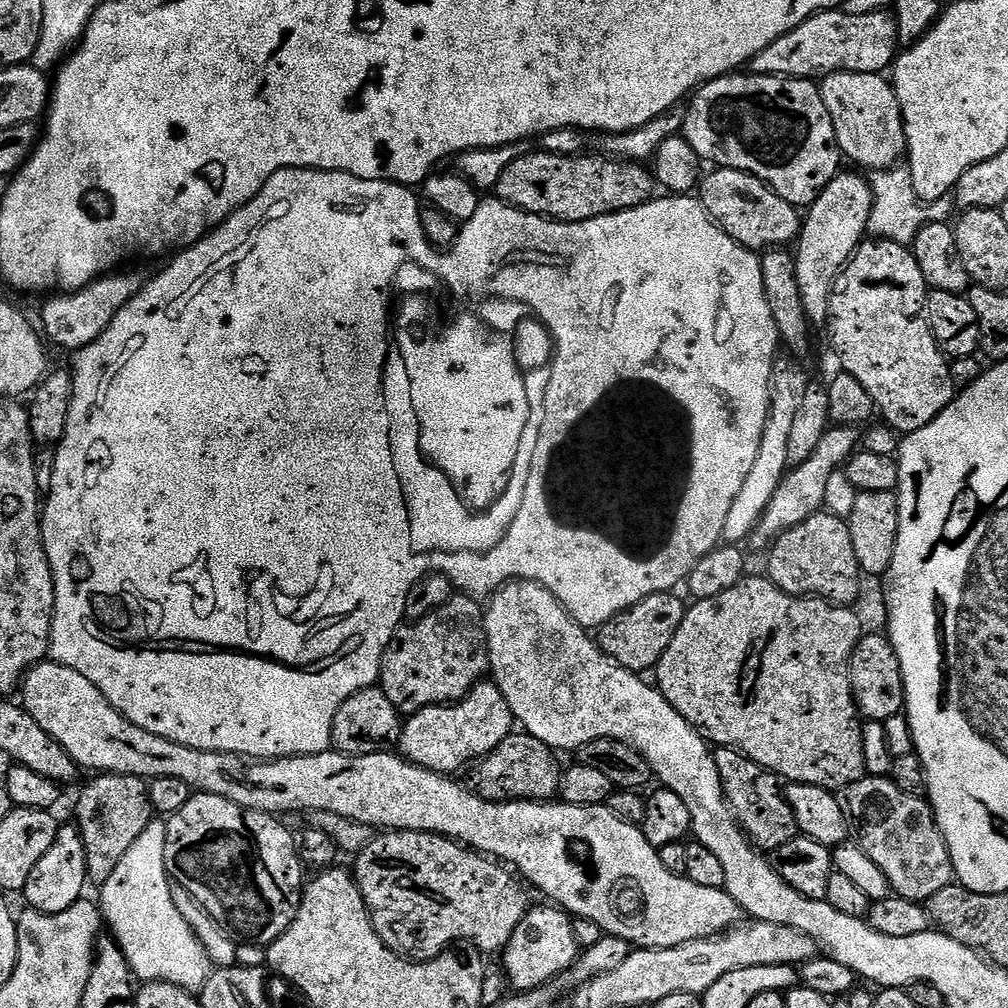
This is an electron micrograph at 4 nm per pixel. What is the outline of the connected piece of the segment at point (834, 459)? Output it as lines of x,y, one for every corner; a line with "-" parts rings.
833,425
830,426
818,442
817,449
814,450
806,462
795,465
786,475
774,492
773,498
768,503
763,512
759,526
753,533
752,540
758,544
767,545
774,537
797,525
798,522
805,521
806,518
823,509
823,504
828,492
830,476
844,464
847,463
852,453
857,451
861,441
861,433
853,425

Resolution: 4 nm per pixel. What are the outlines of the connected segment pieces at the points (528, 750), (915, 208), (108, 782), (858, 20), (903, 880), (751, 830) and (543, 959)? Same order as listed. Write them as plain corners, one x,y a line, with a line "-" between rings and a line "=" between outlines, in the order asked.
520,730
494,746
494,750
490,750
490,754
483,756
471,769
470,787
477,796
495,804
504,804
507,800
552,802
557,799
562,775
562,764
556,759
558,756
553,749
=
893,166
873,171
870,183
872,186
872,209
867,230
869,237
908,246
918,234
918,230
922,230
922,226
934,222
948,222
953,219
956,210
955,197
949,193
936,201
924,203
915,193
914,186
911,184
911,174
907,167
=
100,774
92,780
80,792
80,801
76,804
76,817
74,823
80,829
82,842
86,846
86,870
89,881
96,886
102,886
110,874
122,862
122,854
134,846
134,841
142,835
142,830
152,828
154,813
152,803
148,797
148,784
139,776
113,776
111,774
=
829,10
806,18
806,22
770,42
762,54
754,57
750,68
757,76
787,76
816,82
834,72
880,74
891,69
897,55
896,17
891,11
850,16
843,10
=
869,776
854,782
850,786
839,789
842,814
848,819
848,831
851,839
871,858
886,874
895,895
907,900
927,902
931,896
938,894
947,884
953,883
952,859
946,846
946,838
936,825
936,815
927,799
911,796
902,790
887,776
=
717,747
712,757
718,766
720,781
724,783
724,797
728,799
729,808
744,835
761,853
771,854
778,850
778,846
786,846
786,842
798,835
794,810
790,810
780,777
758,766
758,762
742,755
736,748
=
559,906
552,908
529,907
528,912
522,918
518,930
510,938
502,953
504,959
504,972
508,980
513,984
517,993
533,992
536,988
542,988
561,976
582,949
576,942
573,917

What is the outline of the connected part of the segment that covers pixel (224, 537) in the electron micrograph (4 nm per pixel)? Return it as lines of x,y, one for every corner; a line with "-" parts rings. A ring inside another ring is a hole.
283,168
283,169
282,169
282,170
278,170
278,171
277,171
277,172
275,172
275,174
273,174
273,176
271,176
271,178
270,178
270,179
268,179
268,181
266,181
266,183
264,183
264,184
263,184
263,185
262,185
262,186
261,186
261,187
260,187
260,189
259,189
259,190
258,190
258,194
257,194
257,195
256,195
256,196
255,196
255,197
254,197
254,198
250,198
250,202
246,202
246,206
242,206
242,207
241,207
241,208
240,208
240,209
239,209
239,210
238,210
238,211
237,211
237,212
235,212
235,213
234,213
234,214
230,214
230,218
226,218
226,219
225,219
225,220
223,220
223,222
221,222
221,224
220,224
220,225
218,225
218,226
217,226
217,228
213,228
213,229
212,229
212,231
211,231
211,232
209,232
209,233
208,233
208,235
206,235
206,236
204,236
204,237
202,237
202,239
200,239
200,240
199,240
199,242
198,242
198,243
196,243
196,244
194,244
194,245
192,245
192,247
191,247
191,248
185,248
185,249
183,249
183,251
181,251
181,252
180,252
180,253
179,253
179,255
177,255
177,256
176,256
176,257
175,257
175,259
176,259
176,258
177,258
177,260
176,260
176,261
174,261
174,262
173,262
173,264
172,264
172,265
170,265
170,266
169,266
169,268
164,268
164,269
162,269
162,270
161,270
161,272
160,272
160,273
158,273
158,274
157,274
157,276
156,276
156,277
154,277
154,278
153,278
153,280
152,280
152,281
150,281
150,282
149,282
149,284
148,284
148,281
147,281
147,283
145,283
145,284
144,284
144,285
143,285
143,287
141,287
141,290
140,290
140,292
139,292
139,294
138,294
138,295
137,295
137,296
135,296
135,297
134,297
134,299
132,299
132,300
131,300
131,301
130,301
130,302
126,302
126,306
122,306
122,310
118,310
118,314
117,314
117,315
116,315
116,317
115,317
115,318
114,318
114,322
110,322
110,326
106,326
106,330
105,330
105,331
104,331
104,332
103,332
103,333
102,333
102,335
100,335
100,336
99,336
99,338
98,338
98,339
97,339
97,340
95,340
95,341
94,341
94,342
90,342
90,346
86,346
86,347
85,347
85,348
81,348
81,349
80,349
80,351
79,351
79,352
77,352
77,353
75,353
75,356
74,356
74,359
73,359
73,360
76,360
76,361
74,361
74,362
73,362
73,364
72,364
72,365
70,365
70,371
71,371
71,374
72,374
72,401
71,401
71,402
70,402
70,418
66,418
66,430
65,430
65,431
64,431
64,437
62,437
62,439
61,439
61,440
60,440
60,442
59,442
59,445
58,445
58,447
57,447
57,448
56,448
56,449
55,449
55,454
56,454
56,461
55,461
55,462
54,462
54,478
53,478
53,479
52,479
52,481
51,481
51,482
50,482
50,490
49,490
49,491
48,491
48,493
47,493
47,494
46,494
46,503
45,503
45,504
44,504
44,505
43,505
43,508
42,508
42,519
41,519
41,522
40,522
40,533
41,533
41,534
42,534
42,538
43,538
43,539
44,539
44,549
45,549
45,550
46,550
46,554
47,554
47,555
48,555
48,561
49,561
49,562
50,562
50,570
51,570
51,571
52,571
52,577
53,577
53,578
54,578
54,594
55,594
55,595
56,595
56,608
55,608
55,610
53,610
53,612
52,612
52,637
51,637
51,638
50,638
50,646
49,646
49,647
48,647
48,651
49,651
49,653
50,653
50,656
51,656
51,659
52,659
52,660
53,660
53,661
55,661
55,663
57,663
57,664
61,664
61,665
62,665
62,666
70,666
70,670
78,670
78,674
82,674
82,678
86,678
86,679
88,679
88,680
89,680
89,682
94,682
94,686
98,686
98,690
102,690
102,694
103,694
103,695
104,695
104,697
105,697
105,698
106,698
106,702
110,702
110,706
114,706
114,710
118,710
118,711
119,711
119,712
120,712
120,713
122,713
122,714
123,714
123,716
125,716
125,717
126,717
126,719
127,719
127,720
128,720
128,721
129,721
129,722
130,722
130,723
132,723
132,724
133,724
133,725
134,725
134,726
142,726
142,730
150,730
150,734
158,734
158,735
159,735
159,736
161,736
161,737
162,737
162,738
170,738
170,742
174,742
174,743
175,743
175,744
181,744
181,745
182,745
182,746
190,746
190,747
191,747
191,748
193,748
193,749
194,749
194,750
206,750
206,751
207,751
207,752
229,752
229,753
230,753
230,754
238,754
238,755
239,755
239,756
242,756
242,757
245,757
245,758
247,758
247,759
249,759
249,760
281,760
281,759
282,759
282,758
286,758
286,757
287,757
287,756
309,756
309,755
310,755
310,754
322,754
322,753
323,753
323,752
327,752
327,751
329,751
329,749
331,749
331,748
332,748
332,727
333,727
333,726
334,726
334,718
335,718
335,717
336,717
336,715
337,715
337,714
338,714
338,710
339,710
339,709
340,709
340,707
341,707
341,706
342,706
342,702
346,702
346,698
350,698
350,697
351,697
351,696
353,696
353,695
354,695
354,694
358,694
358,693
359,693
359,692
361,692
361,691
362,691
362,690
366,690
366,689
367,689
367,688
370,688
370,687
373,687
373,685
375,685
375,684
376,684
376,683
377,683
377,681
378,681
378,684
379,684
379,687
381,687
381,688
383,688
383,690
384,690
384,693
385,693
385,694
386,694
386,698
390,698
390,702
394,702
394,706
395,706
395,707
396,707
396,709
398,709
398,711
399,711
399,712
400,712
400,713
401,713
401,714
411,714
411,713
414,713
414,712
420,712
420,711
422,711
422,709
424,709
424,708
432,708
432,707
433,707
433,706
435,706
435,704
455,704
455,703
456,703
456,701
458,701
458,700
465,700
465,698
467,698
467,697
468,697
468,695
469,695
469,694
470,694
470,693
471,693
471,692
472,692
472,687
474,687
474,686
475,686
475,684
478,684
478,683
481,683
481,681
483,681
483,680
484,680
484,679
485,679
485,677
487,677
487,676
488,676
488,675
489,675
489,672
490,672
490,669
489,669
489,667
488,667
488,639
487,639
487,638
486,638
486,630
485,630
485,629
484,629
484,614
485,614
485,609
484,609
484,608
483,608
483,607
481,607
481,605
480,605
480,608
479,608
479,606
478,606
478,605
476,605
476,604
475,604
475,602
474,602
474,601
472,601
472,600
471,600
471,598
470,598
470,597
468,597
468,596
460,596
460,594
453,594
453,595
452,595
452,597
451,597
451,598
450,598
450,602
449,602
449,603
448,603
448,604
447,604
447,605
446,605
446,606
442,606
442,607
441,607
441,608
439,608
439,609
438,609
438,610
434,610
434,614
426,614
426,618
422,618
422,619
421,619
421,620
418,620
418,621
415,621
415,622
412,622
412,623
409,623
409,624
408,624
408,625
407,625
407,626
404,626
404,627
408,627
408,628
400,628
400,629
398,629
398,630
397,630
397,632
396,632
396,627
398,627
398,626
399,626
399,624
402,624
402,621
403,621
403,620
404,620
404,607
405,607
405,606
406,606
406,594
410,594
410,590
414,590
414,586
415,586
415,585
416,585
416,584
417,584
417,583
418,583
418,581
420,581
420,580
421,580
421,579
422,579
422,577
424,577
424,576
427,576
427,575
429,575
429,574
439,574
439,575
441,575
441,576
446,576
446,577
447,577
447,578
448,578
448,581
449,581
449,582
450,582
450,583
451,583
451,584
452,584
452,587
453,587
453,589
456,589
456,590
459,590
459,591
460,591
460,588
461,588
461,590
462,590
462,591
464,591
464,592
469,592
469,594
470,594
470,595
472,595
472,596
484,596
484,597
483,597
483,598
488,598
488,597
491,597
491,595
492,595
492,593
493,593
493,592
496,592
496,591
498,591
498,589
499,589
499,588
501,588
501,586
503,586
503,584
506,584
506,583
508,583
508,581
510,581
510,580
532,580
532,581
534,581
534,583
536,583
536,584
540,584
540,585
541,585
541,586
543,586
543,588
545,588
545,589
546,589
546,590
550,590
550,594
554,594
554,598
558,598
558,602
559,602
559,603
560,603
560,605
561,605
561,606
562,606
562,607
563,607
563,608
564,608
564,609
566,609
566,610
567,610
567,612
568,612
568,615
569,615
569,616
571,616
571,617
572,617
572,619
574,619
574,620
577,620
577,622
579,622
579,624
581,624
581,626
582,626
582,627
583,627
583,628
586,628
586,629
589,629
589,630
596,630
596,629
599,629
599,627
600,627
600,625
601,625
601,624
605,624
605,622
607,622
607,620
609,620
609,618
610,618
610,617
611,617
611,616
616,616
616,615
618,615
618,613
619,613
619,612
621,612
621,611
622,611
622,610
626,610
626,609
627,609
627,608
629,608
629,607
630,607
630,606
634,606
634,605
635,605
635,604
637,604
637,603
638,603
638,602
642,602
642,601
643,601
643,600
645,600
645,598
647,598
647,596
649,596
649,595
650,595
650,594
658,594
658,593
659,593
659,592
667,592
667,591
669,591
669,589
672,589
672,590
676,590
676,589
679,589
679,587
678,587
678,586
679,586
679,584
680,584
680,587
681,587
681,585
683,585
683,584
684,584
684,583
685,583
685,581
687,581
687,579
688,579
688,576
689,576
689,575
690,575
690,574
691,574
691,573
692,573
692,571
693,571
693,570
694,570
694,566
695,566
695,565
696,565
696,564
697,564
697,563
698,563
698,562
699,562
699,561
700,561
700,560
701,560
701,558
703,558
703,556
705,556
705,555
706,555
706,554
710,554
710,553
711,553
711,552
712,552
712,551
713,551
713,550
714,550
714,549
716,549
716,548
717,548
717,546
718,546
718,545
719,545
719,544
720,544
720,543
721,543
721,540
722,540
722,537
723,537
723,535
724,535
724,527
725,527
725,526
726,526
726,514
727,514
727,513
728,513
728,511
730,511
730,506
731,506
731,505
732,505
732,504
733,504
733,503
734,503
734,498
735,498
735,496
736,496
736,495
737,495
737,494
738,494
738,489
739,489
739,488
740,488
740,487
741,487
741,486
742,486
742,482
743,482
743,480
745,480
745,478
746,478
746,474
750,474
750,465
751,465
751,464
752,464
752,463
754,463
754,457
755,457
755,456
756,456
756,455
758,455
758,442
762,442
762,430
763,430
763,429
764,429
764,427
765,427
765,426
766,426
766,418
767,418
767,417
768,417
768,403
769,403
769,402
770,402
770,394
771,394
771,393
772,393
772,390
771,390
771,387
772,387
772,367
773,367
773,366
775,366
775,365
776,365
776,362
777,362
777,359
778,359
778,353
776,353
776,347
778,347
778,346
779,346
779,347
781,347
781,344
782,344
782,337
781,337
781,335
780,335
780,333
779,333
779,332
777,332
777,330
776,330
776,323
775,323
775,322
774,322
774,318
773,318
773,317
772,317
772,315
771,315
771,314
770,314
770,306
769,306
769,305
768,305
768,303
767,303
767,302
766,302
766,294
765,294
765,293
764,293
764,290
763,290
763,288
761,288
761,286
760,286
760,256
759,256
759,255
757,255
757,253
756,253
756,252
755,252
755,251
753,251
753,249
751,249
751,248
743,248
743,246
741,246
741,244
739,244
739,243
738,243
738,242
734,242
734,241
733,241
733,240
729,240
729,238
728,238
728,235
727,235
727,234
726,234
726,233
725,233
725,232
721,232
721,230
720,230
720,225
719,225
719,224
717,224
717,223
715,223
715,222
714,222
714,221
713,221
713,219
712,219
712,217
711,217
711,216
709,216
709,215
708,215
708,211
707,211
707,210
705,210
705,208
704,208
704,206
703,206
703,204
701,204
701,203
700,203
700,201
699,201
699,199
696,199
696,198
693,198
693,197
692,197
692,196
691,196
691,195
673,195
673,194
664,194
664,195
662,195
662,196
664,196
664,197
662,197
662,198
661,198
661,200
659,200
659,198
653,198
653,199
650,199
650,200
648,200
648,201
647,201
647,202
646,202
646,203
645,203
645,204
643,204
643,205
642,205
642,206
638,206
638,207
637,207
637,208
627,208
627,209
626,209
626,210
622,210
622,211
621,211
621,212
611,212
611,213
610,213
610,214
606,214
606,215
605,215
605,216
599,216
599,217
598,217
598,218
590,218
590,219
589,219
589,220
583,220
583,221
582,221
582,222
574,222
574,223
573,223
573,224
566,224
566,223
564,223
564,221
563,221
563,220
549,220
549,219
548,219
548,217
546,217
546,216
539,216
539,215
538,215
538,214
530,214
530,213
529,213
529,212
524,212
524,211
522,211
522,210
521,210
521,209
520,209
520,208
515,208
515,207
514,207
514,206
510,206
510,205
509,205
509,204
508,204
508,203
507,203
507,202
506,202
506,201
504,201
504,200
501,200
501,199
499,199
499,198
491,198
491,199
492,199
492,200
488,200
488,198
484,198
484,199
481,199
481,201
480,201
480,205
479,205
479,206
478,206
478,208
477,208
477,210
476,210
476,211
475,211
475,213
474,213
474,216
473,216
473,217
472,217
472,218
470,218
470,219
469,219
469,220
468,220
468,221
466,221
466,222
464,222
464,223
461,223
461,224
460,224
460,233
459,233
459,234
457,234
457,236
456,236
456,241
454,241
454,243
453,243
453,244
452,244
452,246
451,246
451,248
449,248
449,249
447,249
447,252
446,252
446,254
445,254
445,253
444,253
444,252
443,252
443,251
440,251
440,250
437,250
437,249
435,249
435,248
433,248
433,247
432,247
432,243
431,243
431,242
430,242
430,241
429,241
429,240
428,240
428,239
427,239
427,238
426,238
426,234
425,234
425,233
424,233
424,231
423,231
423,230
422,230
422,222
421,222
421,221
420,221
420,210
421,210
421,207
422,207
422,204
421,204
421,201
420,201
420,200
419,200
419,199
418,199
418,196
417,196
417,200
418,200
418,201
416,201
416,196
415,196
415,194
414,194
414,193
412,193
412,192
415,192
415,191
413,191
413,189
412,189
412,188
411,188
411,187
408,187
408,186
405,186
405,185
402,185
402,184
392,184
392,183
391,183
391,182
389,182
389,181
388,181
388,180
367,180
367,179
366,179
366,178
354,178
354,174
346,174
346,173
345,173
345,172
323,172
323,171
322,171
322,170
318,170
318,169
317,169
317,168
-
412,275
416,275
416,276
421,276
421,278
422,278
422,279
424,279
424,280
432,280
432,284
419,284
419,282
418,282
418,281
416,281
416,280
412,280
412,281
410,281
410,282
409,282
409,284
407,284
407,282
406,282
406,281
404,281
404,280
408,280
408,279
410,279
410,278
411,278
411,276
412,276
-
440,292
441,292
441,294
442,294
442,295
444,295
444,296
445,296
445,298
446,298
446,299
448,299
448,300
449,300
449,302
450,302
450,303
452,303
452,309
450,309
450,310
449,310
449,312
448,312
448,317
446,317
446,318
445,318
445,320
440,320
440,315
442,315
442,314
443,314
443,312
444,312
444,304
443,304
443,302
442,302
442,301
440,301
-
546,327
548,327
548,328
552,328
552,340
553,340
553,342
554,342
554,343
556,343
556,347
554,347
554,348
553,348
553,350
552,350
552,356
551,356
551,354
550,354
550,353
548,353
548,352
544,352
544,353
542,353
542,354
541,354
541,356
540,356
540,368
541,368
541,370
542,370
542,371
544,371
544,388
535,388
535,386
534,386
534,385
532,385
532,380
531,380
531,378
530,378
530,377
528,377
528,376
524,376
524,368
523,368
523,366
522,366
522,365
520,365
520,364
528,364
528,363
530,363
530,362
531,362
531,360
532,360
532,355
534,355
534,354
535,354
535,352
536,352
536,351
538,351
538,350
539,350
539,348
540,348
540,343
542,343
542,342
543,342
543,340
544,340
544,330
545,330
545,328
546,328
-
496,340
504,340
504,344
505,344
505,346
506,346
506,347
508,347
508,348
509,348
509,350
510,350
510,351
512,351
512,360
513,360
513,361
512,361
512,360
507,360
507,356
508,356
508,352
507,352
507,350
506,350
506,349
504,349
504,348
499,348
499,346
498,346
498,345
496,345
-
452,478
454,478
454,482
456,482
456,486
458,486
458,490
460,490
460,494
462,494
462,500
464,500
464,502
452,502
-
504,486
508,486
508,490
510,490
510,492
508,492
508,494
510,494
510,498
508,498
508,502
504,502

